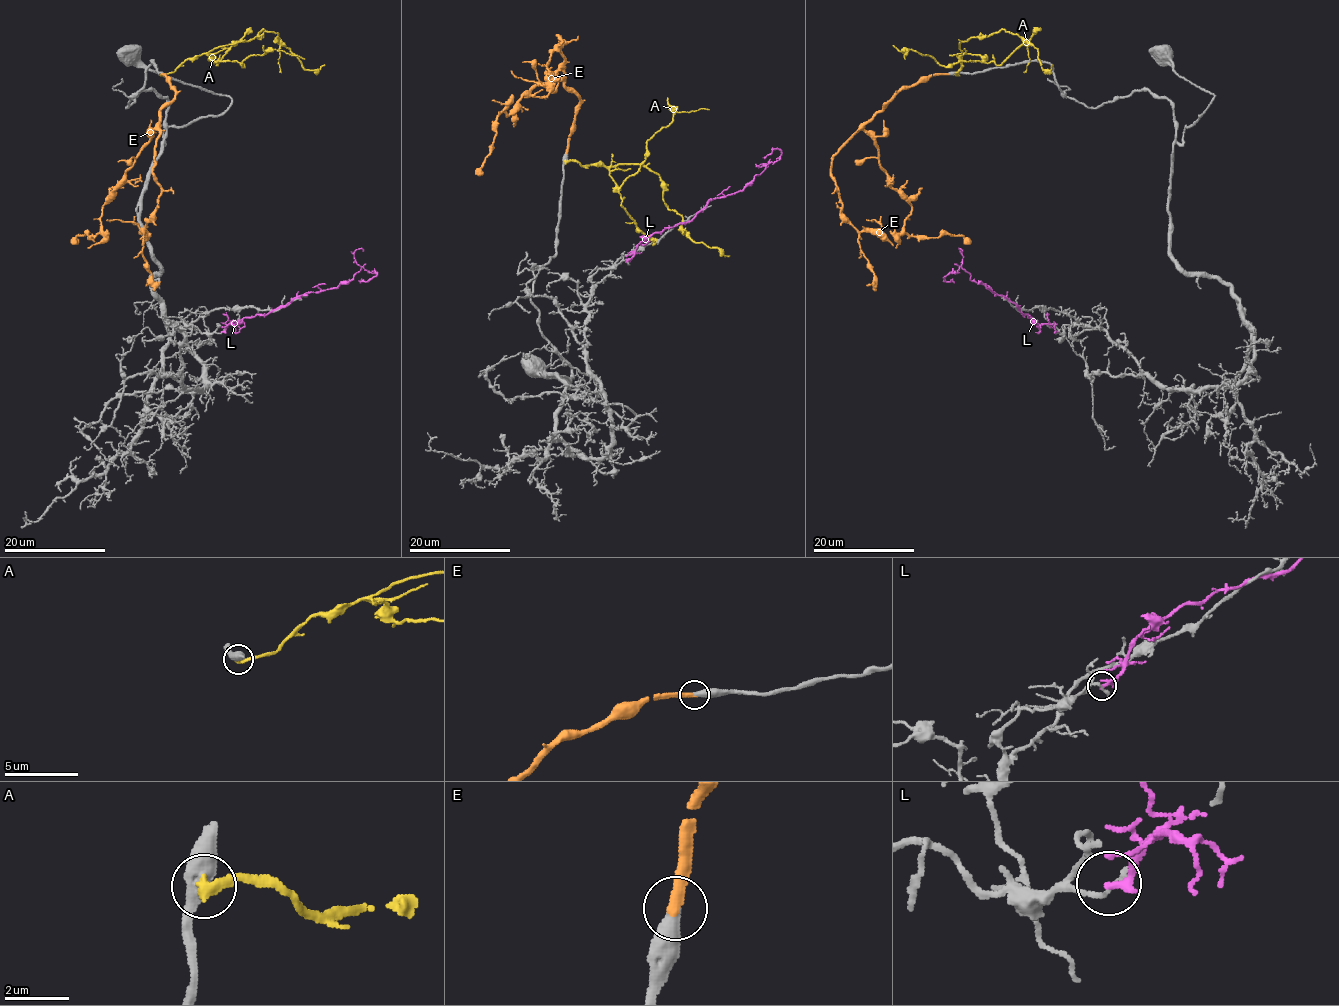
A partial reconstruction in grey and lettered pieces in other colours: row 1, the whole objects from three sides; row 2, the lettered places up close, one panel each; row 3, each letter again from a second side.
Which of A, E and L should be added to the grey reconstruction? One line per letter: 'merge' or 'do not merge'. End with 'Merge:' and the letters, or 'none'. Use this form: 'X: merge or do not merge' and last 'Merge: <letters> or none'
A: do not merge
E: merge
L: do not merge
Merge: E

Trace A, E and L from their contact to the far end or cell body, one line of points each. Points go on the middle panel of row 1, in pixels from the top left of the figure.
A: (566, 161), (607, 166), (640, 164), (659, 176), (664, 204), (682, 217), (682, 229), (695, 242), (729, 256)
E: (567, 152), (579, 99), (564, 85), (562, 67), (498, 115), (478, 175)
L: (626, 261), (649, 237), (688, 222), (710, 200), (740, 191), (781, 151), (774, 148), (763, 157)

